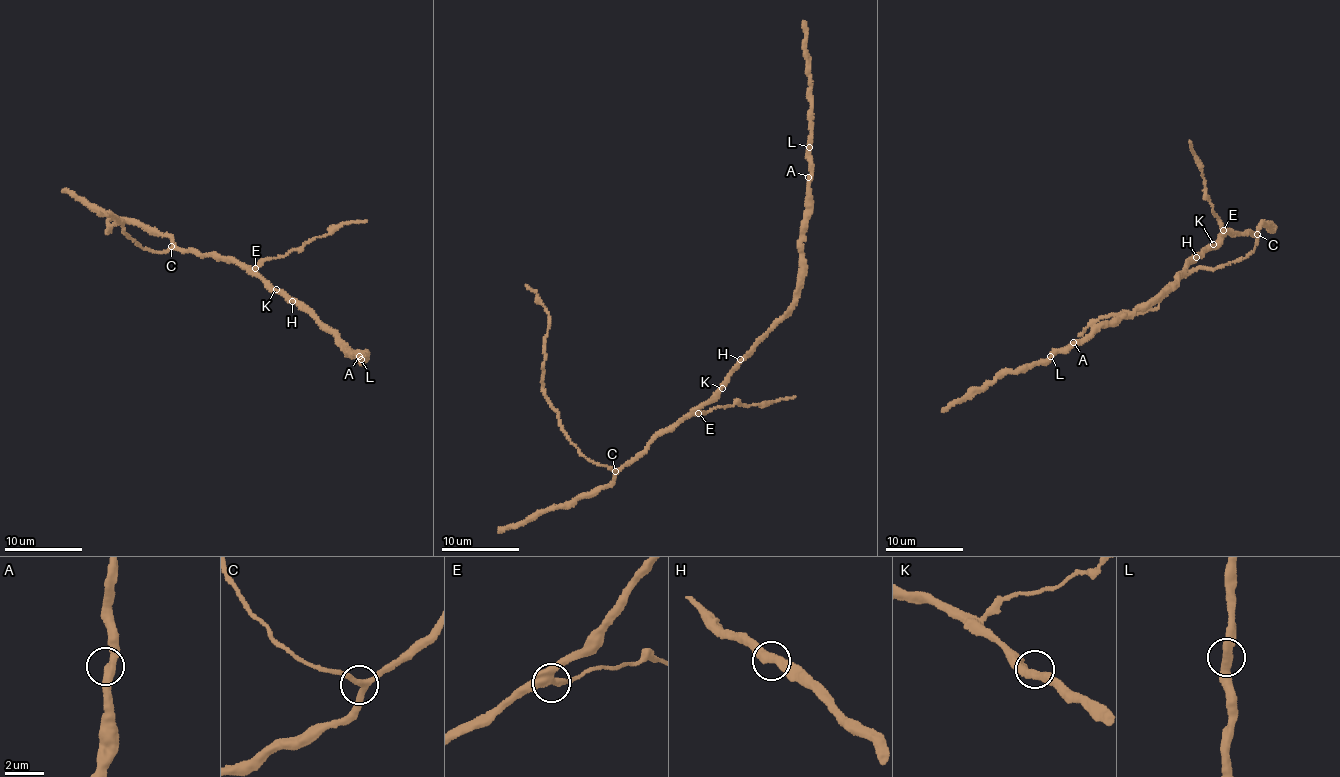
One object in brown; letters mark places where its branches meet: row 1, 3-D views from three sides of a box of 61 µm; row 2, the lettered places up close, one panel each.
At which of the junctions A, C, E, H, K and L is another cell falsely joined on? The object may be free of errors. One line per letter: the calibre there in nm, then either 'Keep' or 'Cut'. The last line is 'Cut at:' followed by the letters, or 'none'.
A: Thickness 440 nm. Keep
C: Thickness 280 nm. Keep
E: Thickness 400 nm. Cut
H: Thickness 400 nm. Keep
K: Thickness 400 nm. Keep
L: Thickness 400 nm. Keep
Cut at: E

